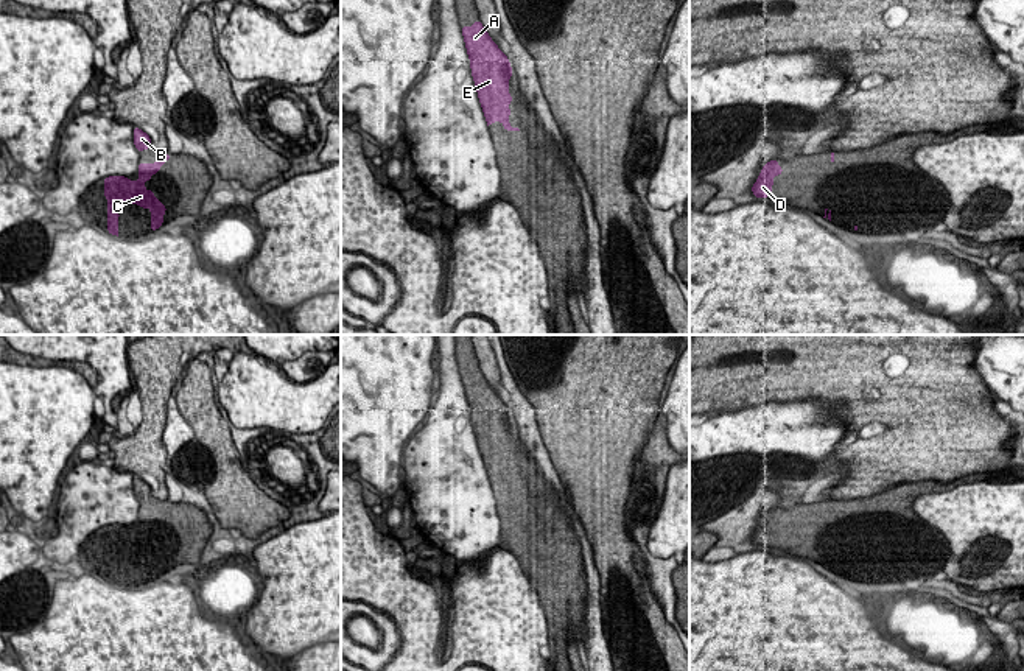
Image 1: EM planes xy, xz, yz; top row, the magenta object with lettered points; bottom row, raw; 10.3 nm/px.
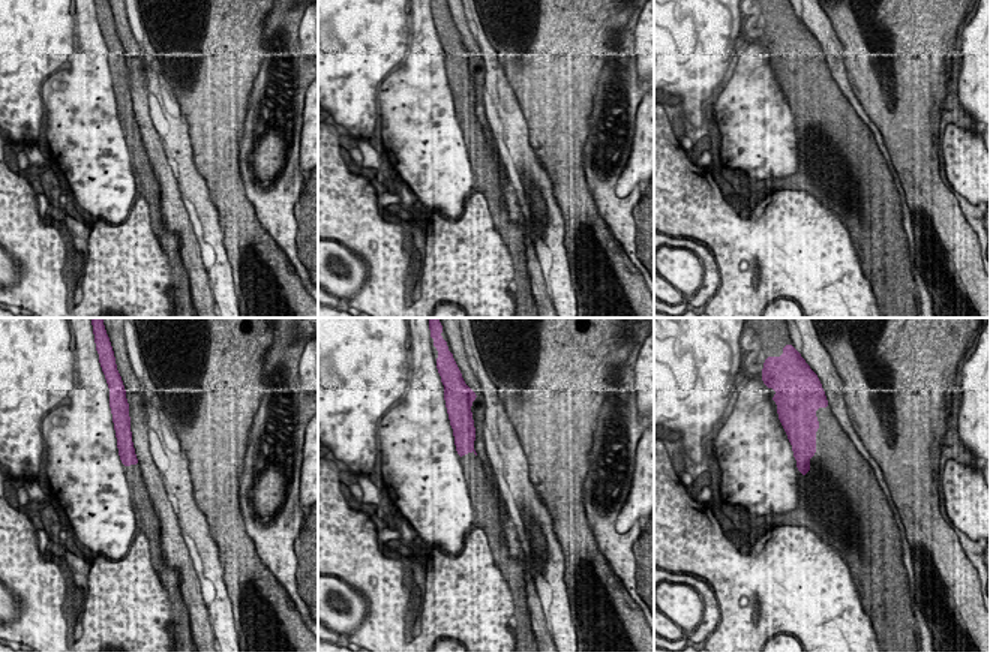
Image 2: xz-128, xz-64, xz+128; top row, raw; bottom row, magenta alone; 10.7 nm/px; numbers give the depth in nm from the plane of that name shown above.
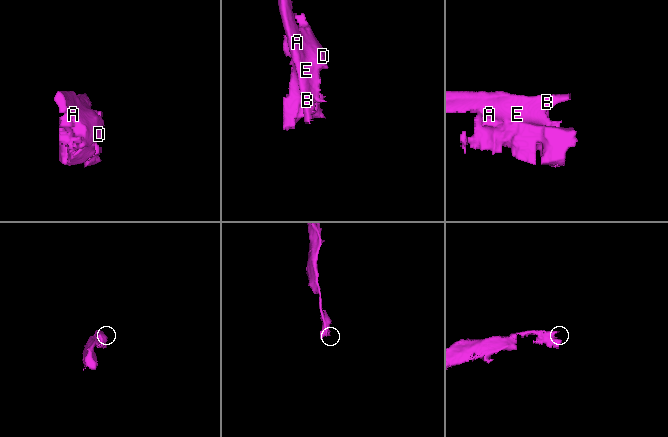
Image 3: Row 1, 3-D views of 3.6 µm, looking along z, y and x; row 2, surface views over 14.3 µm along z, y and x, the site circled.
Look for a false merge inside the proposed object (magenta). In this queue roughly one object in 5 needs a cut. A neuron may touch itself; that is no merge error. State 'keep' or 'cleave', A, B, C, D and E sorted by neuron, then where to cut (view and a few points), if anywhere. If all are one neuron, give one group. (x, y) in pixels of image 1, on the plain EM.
keep | A B C D E | no cut

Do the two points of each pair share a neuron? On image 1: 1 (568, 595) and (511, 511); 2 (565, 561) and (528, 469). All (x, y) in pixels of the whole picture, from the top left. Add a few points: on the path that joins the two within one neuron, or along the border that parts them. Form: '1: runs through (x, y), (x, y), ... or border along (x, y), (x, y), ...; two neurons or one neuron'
1: runs through (557, 575), (545, 545), (531, 531); one neuron
2: runs through (542, 537), (534, 528), (528, 509), (528, 492); one neuron

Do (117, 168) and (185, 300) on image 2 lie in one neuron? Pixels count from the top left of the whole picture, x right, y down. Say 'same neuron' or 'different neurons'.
different neurons

